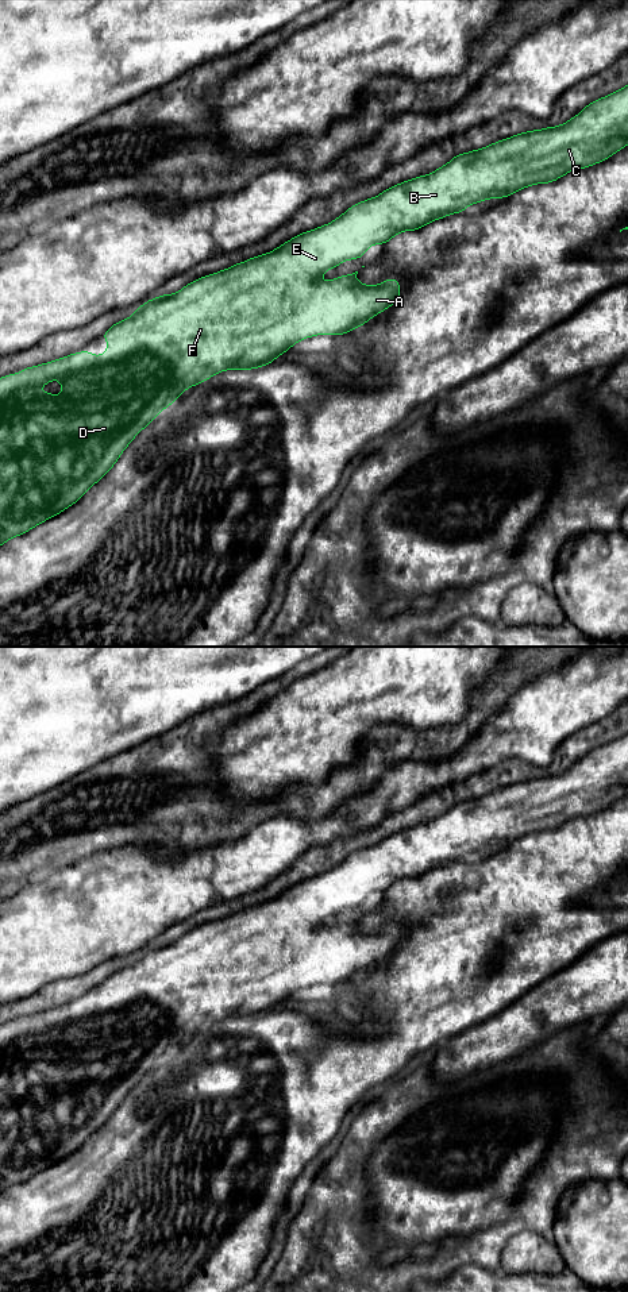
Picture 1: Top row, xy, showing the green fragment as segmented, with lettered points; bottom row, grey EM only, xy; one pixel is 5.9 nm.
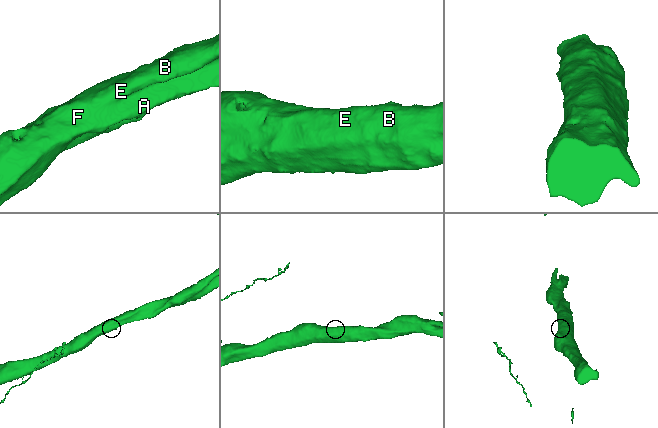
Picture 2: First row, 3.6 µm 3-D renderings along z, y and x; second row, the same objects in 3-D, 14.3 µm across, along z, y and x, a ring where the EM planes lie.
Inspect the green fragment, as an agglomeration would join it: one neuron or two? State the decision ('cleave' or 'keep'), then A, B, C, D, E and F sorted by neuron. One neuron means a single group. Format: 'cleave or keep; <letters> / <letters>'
keep; A B C D E F

